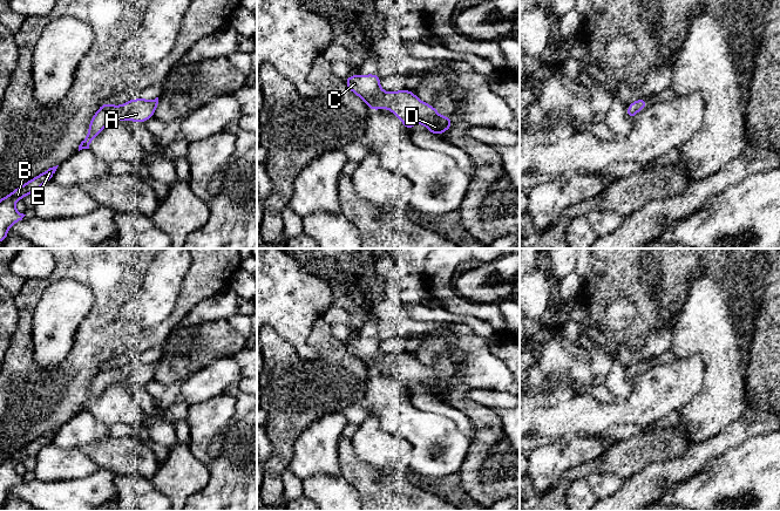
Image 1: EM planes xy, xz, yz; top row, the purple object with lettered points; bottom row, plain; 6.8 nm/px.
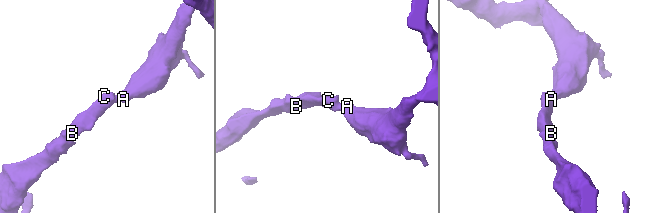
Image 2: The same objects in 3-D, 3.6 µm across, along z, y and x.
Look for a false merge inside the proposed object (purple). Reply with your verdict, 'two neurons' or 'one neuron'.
one neuron

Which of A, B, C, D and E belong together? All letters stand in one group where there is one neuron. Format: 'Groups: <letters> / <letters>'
Groups: A B C D E

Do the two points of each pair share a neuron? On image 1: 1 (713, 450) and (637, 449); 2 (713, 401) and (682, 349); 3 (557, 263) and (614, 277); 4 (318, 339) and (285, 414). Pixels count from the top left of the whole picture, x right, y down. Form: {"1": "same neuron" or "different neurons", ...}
{"1": "different neurons", "2": "same neuron", "3": "different neurons", "4": "same neuron"}

